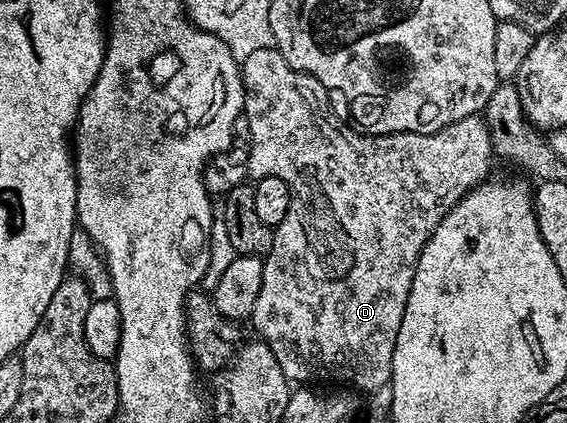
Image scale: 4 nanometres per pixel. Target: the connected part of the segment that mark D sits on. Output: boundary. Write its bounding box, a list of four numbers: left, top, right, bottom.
[241,45,493,392]

